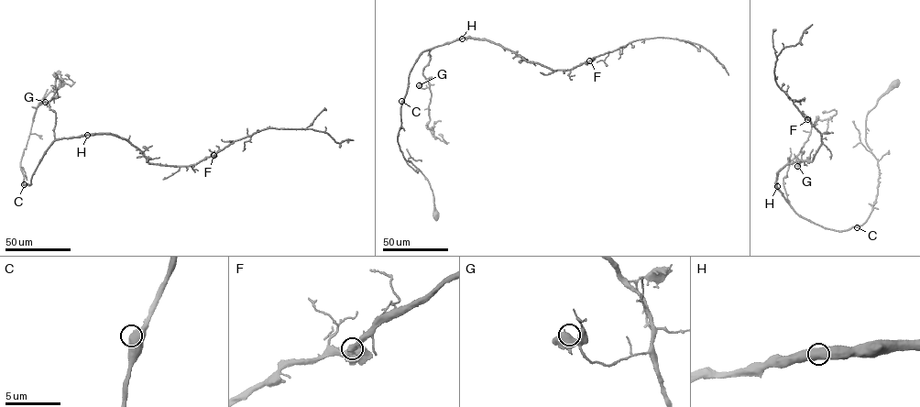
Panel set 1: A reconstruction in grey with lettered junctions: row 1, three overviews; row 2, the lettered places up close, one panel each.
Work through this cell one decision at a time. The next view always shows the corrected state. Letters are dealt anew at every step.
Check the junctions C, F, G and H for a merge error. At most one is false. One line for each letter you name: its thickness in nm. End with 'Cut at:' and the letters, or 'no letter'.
Cut at: no letter

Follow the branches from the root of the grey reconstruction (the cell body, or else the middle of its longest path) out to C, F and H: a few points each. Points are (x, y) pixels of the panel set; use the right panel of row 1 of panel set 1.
C: (896, 83), (879, 99), (867, 115), (865, 140), (877, 159), (879, 182), (875, 203), (869, 216), (857, 227)
F: (896, 83), (867, 115), (879, 178), (860, 225), (810, 222), (776, 185), (821, 144), (807, 119)
H: (896, 83), (867, 115), (865, 140), (879, 177), (865, 222), (843, 230), (825, 228), (798, 215), (777, 186)

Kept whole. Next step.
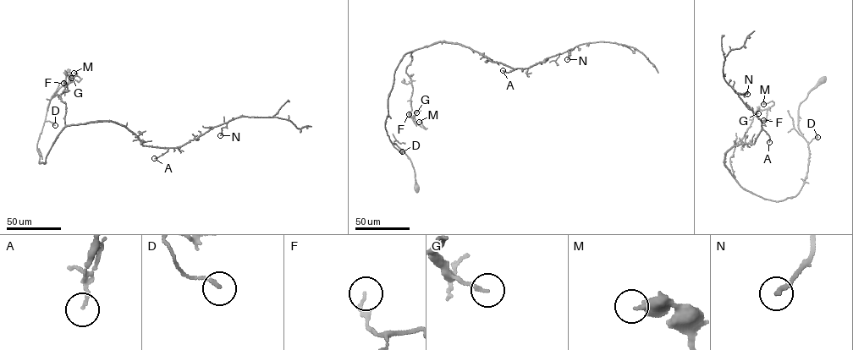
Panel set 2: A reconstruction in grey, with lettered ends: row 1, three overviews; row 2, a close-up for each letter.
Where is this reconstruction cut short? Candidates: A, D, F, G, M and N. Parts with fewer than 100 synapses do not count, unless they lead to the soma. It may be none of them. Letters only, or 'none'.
none

